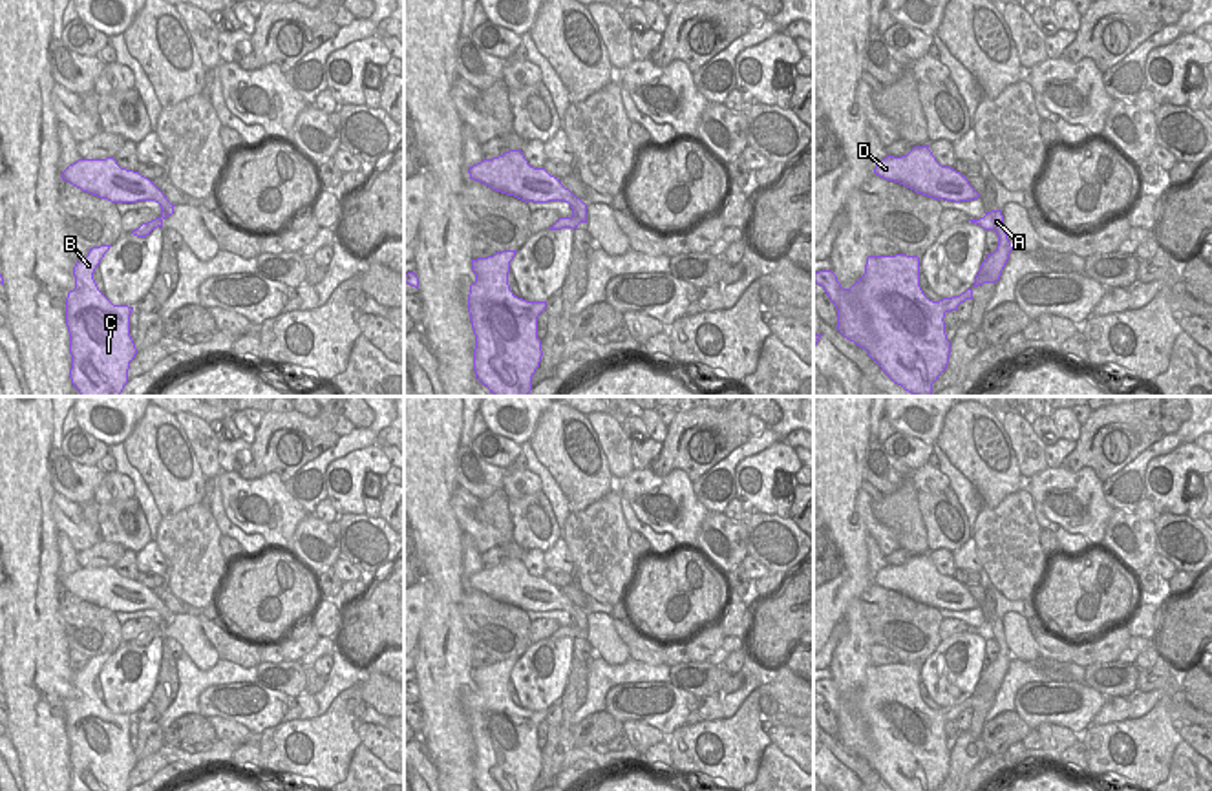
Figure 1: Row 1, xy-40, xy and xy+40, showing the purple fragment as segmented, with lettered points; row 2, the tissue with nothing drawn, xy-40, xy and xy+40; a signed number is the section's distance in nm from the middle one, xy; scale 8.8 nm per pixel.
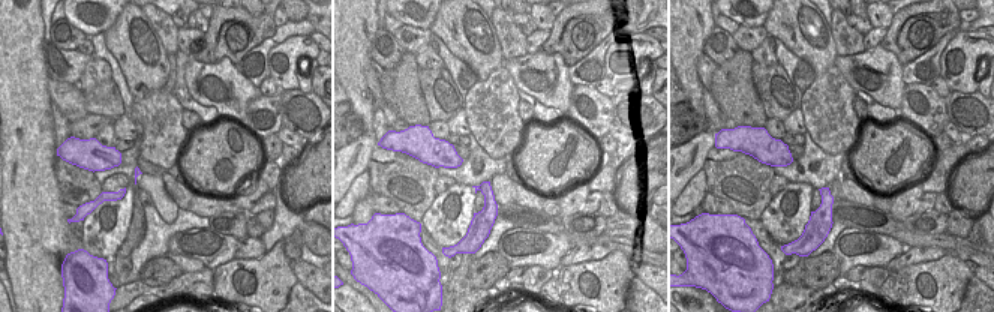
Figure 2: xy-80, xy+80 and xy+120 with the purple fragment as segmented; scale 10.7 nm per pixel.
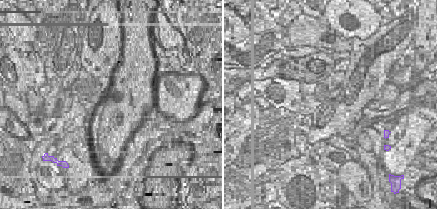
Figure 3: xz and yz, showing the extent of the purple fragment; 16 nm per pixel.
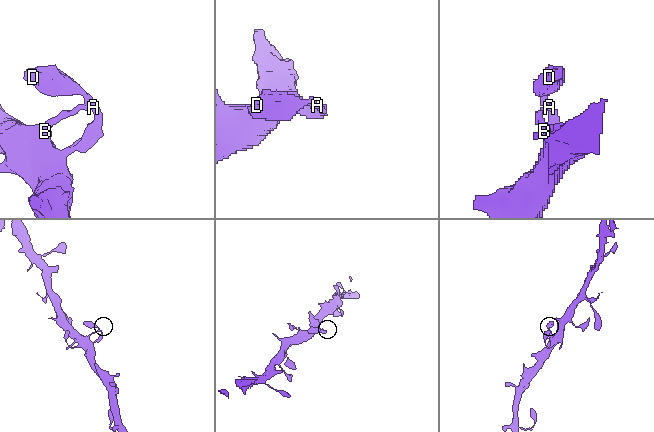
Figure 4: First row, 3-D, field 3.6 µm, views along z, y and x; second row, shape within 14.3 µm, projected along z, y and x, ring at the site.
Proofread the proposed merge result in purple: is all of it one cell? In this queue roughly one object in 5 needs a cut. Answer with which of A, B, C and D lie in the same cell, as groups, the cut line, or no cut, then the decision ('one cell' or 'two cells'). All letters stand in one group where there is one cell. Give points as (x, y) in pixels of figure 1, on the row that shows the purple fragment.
groups A B C D; cut none; one cell

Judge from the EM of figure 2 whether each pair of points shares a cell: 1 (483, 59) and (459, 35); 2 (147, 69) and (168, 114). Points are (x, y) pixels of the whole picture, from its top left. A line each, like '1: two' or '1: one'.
1: one
2: two

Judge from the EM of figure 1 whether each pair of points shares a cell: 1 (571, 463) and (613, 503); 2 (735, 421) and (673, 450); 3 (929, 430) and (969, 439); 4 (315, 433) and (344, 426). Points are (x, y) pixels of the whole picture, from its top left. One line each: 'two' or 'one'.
1: two
2: one
3: two
4: two

